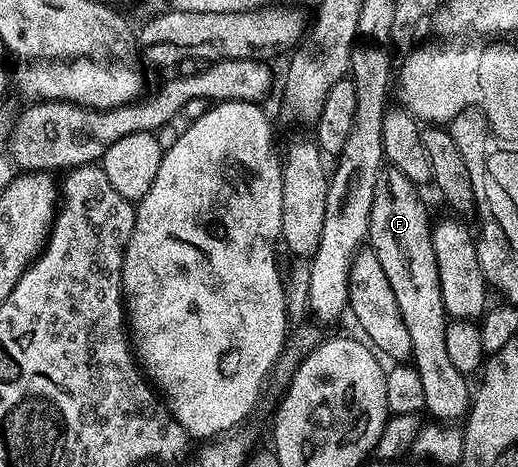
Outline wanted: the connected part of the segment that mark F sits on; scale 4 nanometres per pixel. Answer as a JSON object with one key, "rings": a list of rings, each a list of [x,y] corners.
{"rings":[[[393,171],[386,181],[376,182],[367,241],[377,253],[379,263],[383,263],[383,271],[387,271],[387,283],[391,283],[391,291],[395,291],[395,303],[399,303],[401,318],[411,334],[411,361],[423,383],[424,408],[429,409],[433,416],[430,418],[446,423],[452,417],[466,416],[471,389],[465,386],[466,378],[458,373],[447,355],[447,314],[439,291],[435,247],[431,243],[433,225],[420,195],[413,189],[416,189],[414,182],[400,171]]]}

